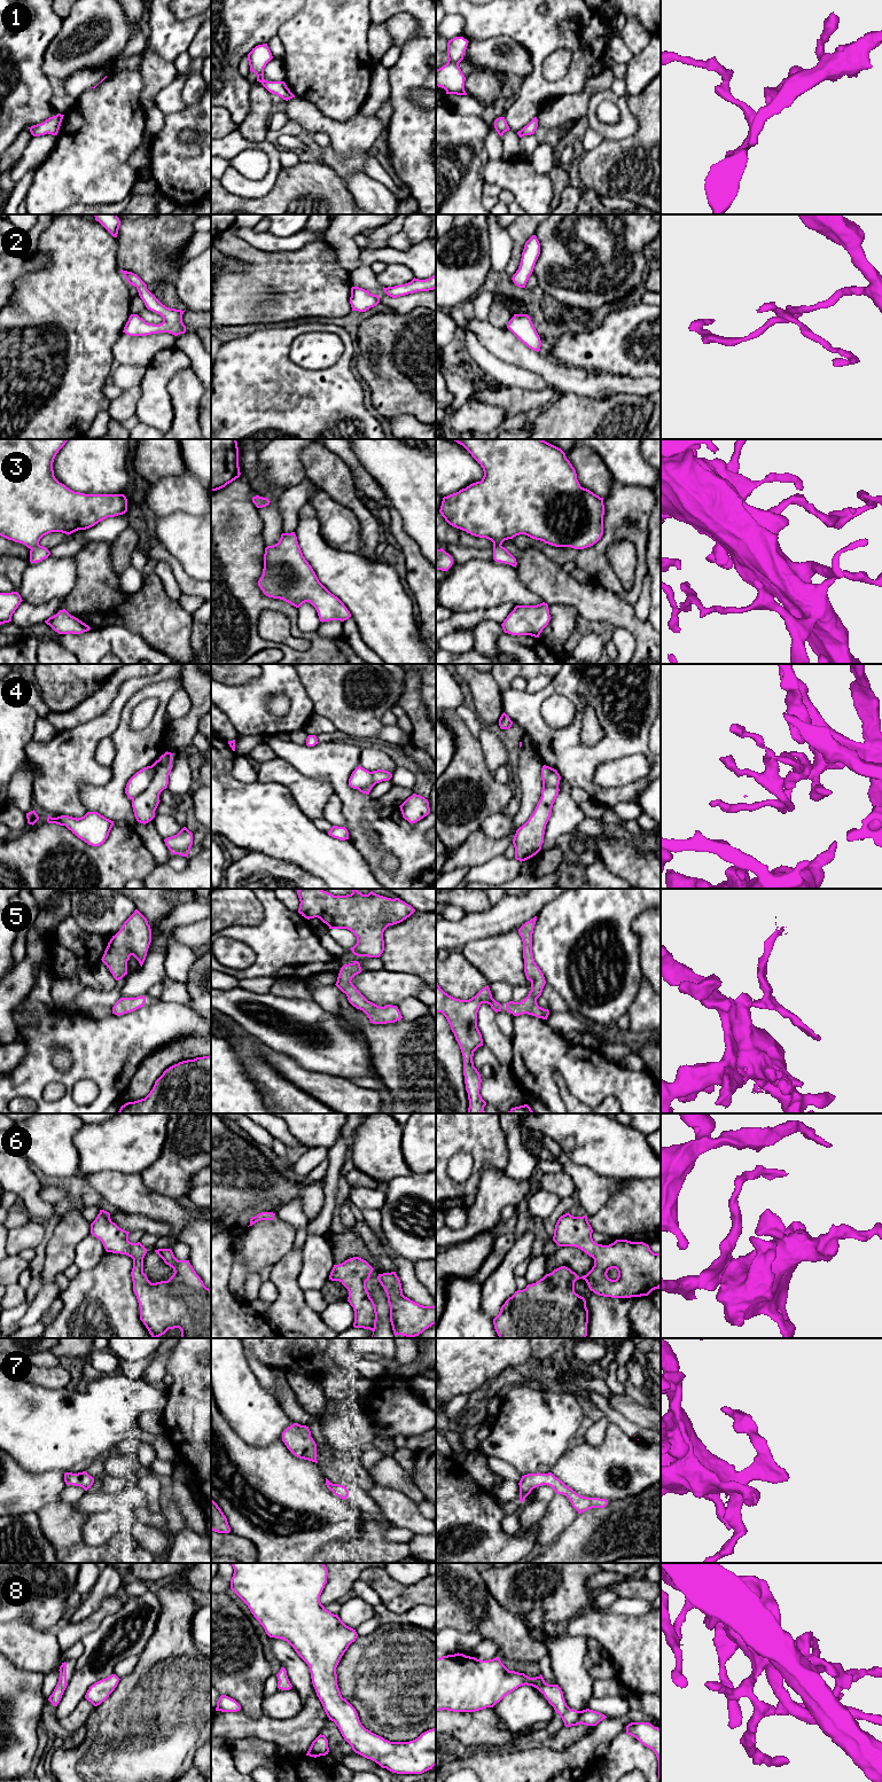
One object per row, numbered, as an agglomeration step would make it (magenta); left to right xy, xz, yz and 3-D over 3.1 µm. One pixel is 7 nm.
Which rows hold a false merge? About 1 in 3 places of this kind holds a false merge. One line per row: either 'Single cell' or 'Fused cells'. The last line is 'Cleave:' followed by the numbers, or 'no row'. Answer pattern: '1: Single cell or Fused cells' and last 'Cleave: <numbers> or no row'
1: Single cell
2: Single cell
3: Single cell
4: Fused cells
5: Single cell
6: Single cell
7: Single cell
8: Single cell
Cleave: 4

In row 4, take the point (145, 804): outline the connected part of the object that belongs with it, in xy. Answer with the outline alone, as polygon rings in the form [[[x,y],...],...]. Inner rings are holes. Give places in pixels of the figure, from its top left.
[[[166,751],[151,765],[155,768],[153,781],[141,794],[132,798],[134,816],[140,823],[146,824],[155,818],[155,811],[161,802],[159,795],[169,784],[169,775],[172,769],[172,755]]]

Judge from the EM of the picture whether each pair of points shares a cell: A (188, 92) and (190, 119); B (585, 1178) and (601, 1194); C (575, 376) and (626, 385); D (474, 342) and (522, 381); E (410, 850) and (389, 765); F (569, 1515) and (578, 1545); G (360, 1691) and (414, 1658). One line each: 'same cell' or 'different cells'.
A: different cells
B: same cell
C: same cell
D: same cell
E: different cells
F: different cells
G: same cell

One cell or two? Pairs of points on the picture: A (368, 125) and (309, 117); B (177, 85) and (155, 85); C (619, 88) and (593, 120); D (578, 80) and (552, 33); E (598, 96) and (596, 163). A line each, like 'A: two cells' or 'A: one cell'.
A: one cell
B: two cells
C: two cells
D: one cell
E: two cells

